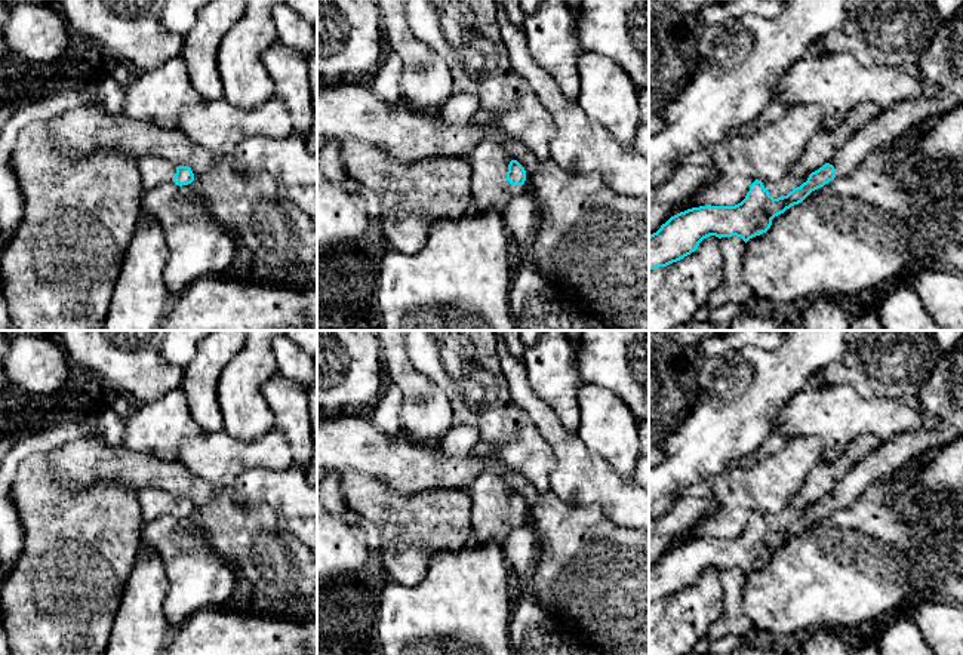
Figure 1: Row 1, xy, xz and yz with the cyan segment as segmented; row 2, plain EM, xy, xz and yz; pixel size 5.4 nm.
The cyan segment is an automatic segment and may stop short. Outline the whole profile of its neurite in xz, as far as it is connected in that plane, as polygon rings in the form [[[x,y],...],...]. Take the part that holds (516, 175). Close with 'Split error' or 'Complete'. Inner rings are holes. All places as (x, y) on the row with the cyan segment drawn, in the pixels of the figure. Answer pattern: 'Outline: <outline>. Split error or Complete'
Outline: [[[479,108],[471,124],[480,127],[496,127],[499,136],[482,138],[467,160],[471,166],[473,202],[479,212],[502,210],[508,202],[524,191],[527,178],[524,167],[508,156],[507,144],[514,139],[498,124],[493,113]]]. Split error

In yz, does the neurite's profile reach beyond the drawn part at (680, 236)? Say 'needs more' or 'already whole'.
needs more

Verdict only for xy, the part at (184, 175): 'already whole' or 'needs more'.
needs more

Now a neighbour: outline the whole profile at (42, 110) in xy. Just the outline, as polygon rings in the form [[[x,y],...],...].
[[[90,84],[18,107],[0,132],[0,164],[9,164],[10,154],[18,141],[18,133],[24,126],[33,122],[44,123],[67,110],[99,102],[99,99],[99,84]]]

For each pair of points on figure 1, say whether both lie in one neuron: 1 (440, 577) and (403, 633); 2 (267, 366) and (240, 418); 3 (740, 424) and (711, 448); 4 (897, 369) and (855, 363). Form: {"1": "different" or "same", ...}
{"1": "same", "2": "same", "3": "same", "4": "same"}

